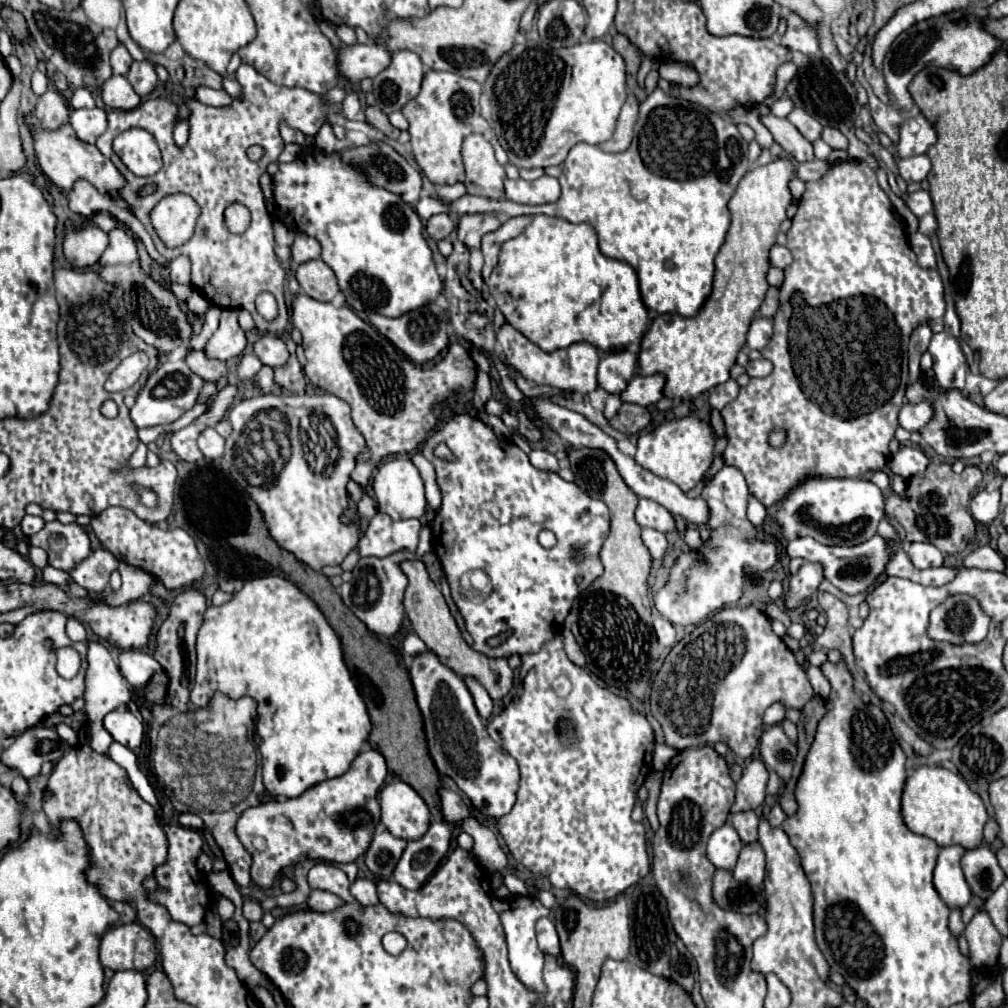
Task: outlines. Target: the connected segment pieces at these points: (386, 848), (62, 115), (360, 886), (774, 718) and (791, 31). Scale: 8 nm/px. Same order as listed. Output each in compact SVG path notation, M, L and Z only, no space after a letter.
M378 828L364 852L364 864L378 880L390 880L404 848L406 842L402 838L394 838L386 828Z
M46 90L42 96L38 96L36 116L38 116L38 120L42 122L44 128L48 128L48 130L60 128L70 118L66 98L56 90Z
M358 878L352 886L350 886L350 894L362 904L362 906L374 906L378 902L376 896L376 884L366 880L366 878Z
M776 702L772 704L766 712L764 712L764 724L772 726L772 724L780 724L784 720L784 704Z
M788 12L786 16L786 34L782 36L782 46L790 52L802 52L802 54L816 54L820 50L820 40L816 30L806 20L800 20L796 12Z

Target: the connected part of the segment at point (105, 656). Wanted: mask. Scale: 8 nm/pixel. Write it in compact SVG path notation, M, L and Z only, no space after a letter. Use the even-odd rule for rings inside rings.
M90 640L88 642L88 670L86 670L86 692L84 692L84 698L86 698L86 708L84 712L88 714L88 724L90 724L90 732L92 732L92 742L90 746L100 752L100 754L106 754L108 752L108 746L114 742L112 736L104 730L102 726L102 718L116 710L118 706L124 706L130 702L132 698L132 690L128 688L128 684L124 682L112 654L108 652L106 646L102 646L100 642L96 640Z

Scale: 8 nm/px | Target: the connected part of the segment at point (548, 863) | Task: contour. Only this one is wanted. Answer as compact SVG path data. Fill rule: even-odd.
M556 634L552 640L544 642L542 648L538 652L532 654L524 654L522 658L522 666L520 666L520 674L522 674L522 690L512 698L512 702L488 722L488 734L494 742L500 742L502 748L518 762L520 768L520 790L518 790L518 800L512 808L510 814L502 816L498 820L498 832L502 834L508 850L512 852L512 856L524 864L530 872L534 874L542 874L546 876L552 886L556 888L566 888L576 892L582 898L594 900L594 902L606 902L616 898L618 894L622 894L628 886L636 884L640 878L644 878L650 872L650 856L648 856L648 848L646 848L646 828L642 822L634 822L630 818L632 808L636 804L636 792L638 788L644 784L646 776L652 770L652 752L654 752L654 732L650 722L646 720L644 714L638 714L632 710L628 698L616 696L614 692L598 686L588 672L584 672L580 666L572 664L564 652L564 638L562 634Z

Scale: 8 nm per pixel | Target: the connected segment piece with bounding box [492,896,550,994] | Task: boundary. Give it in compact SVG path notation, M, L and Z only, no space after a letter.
M508 896L504 900L494 898L492 900L494 910L498 912L500 920L502 920L502 928L506 934L506 944L508 944L508 962L512 972L516 974L516 978L532 992L536 994L544 994L546 992L546 984L542 980L542 966L544 966L544 952L538 948L536 942L536 934L534 934L534 924L540 916L548 916L550 910L544 908L540 904L540 900L532 898L532 896Z

